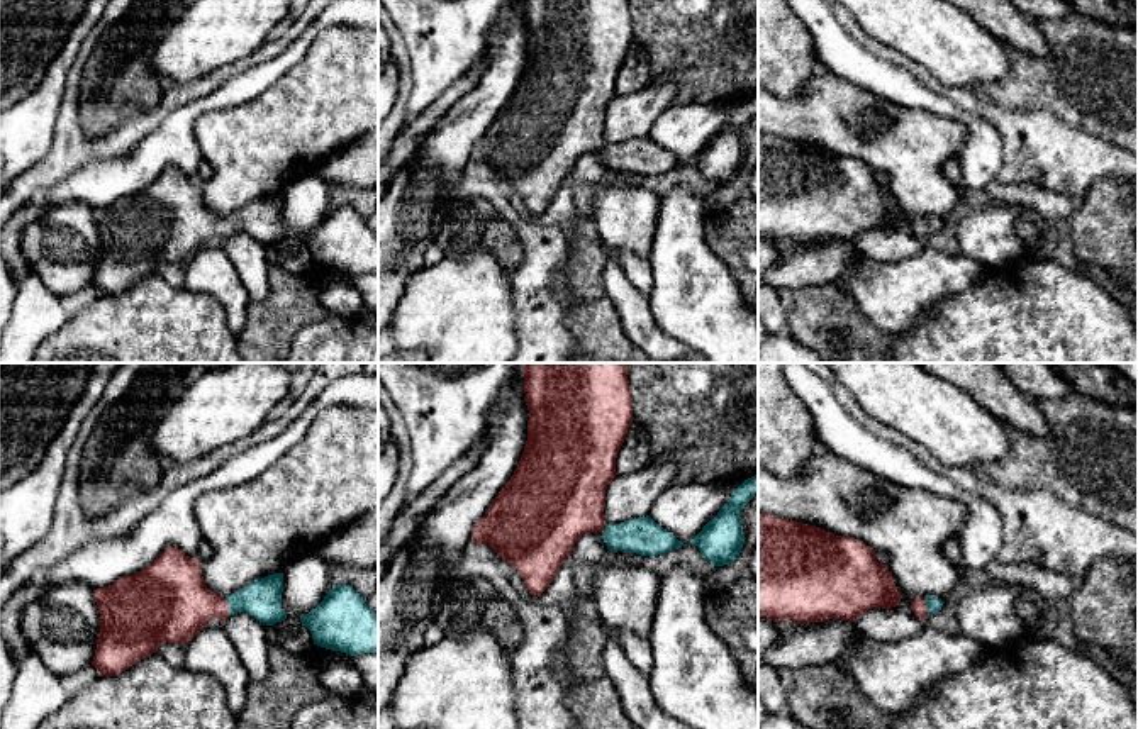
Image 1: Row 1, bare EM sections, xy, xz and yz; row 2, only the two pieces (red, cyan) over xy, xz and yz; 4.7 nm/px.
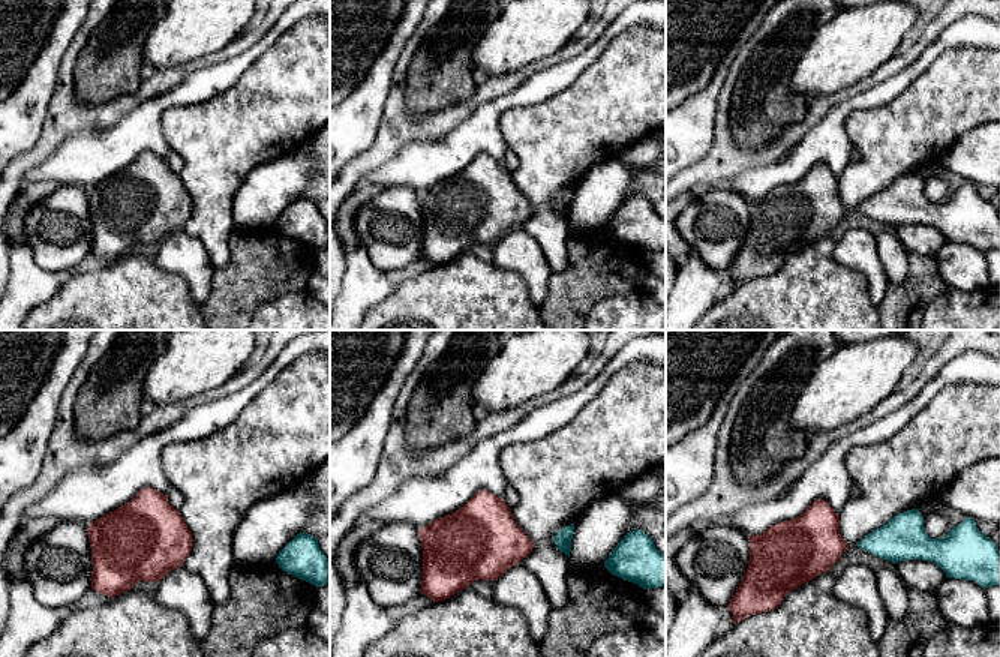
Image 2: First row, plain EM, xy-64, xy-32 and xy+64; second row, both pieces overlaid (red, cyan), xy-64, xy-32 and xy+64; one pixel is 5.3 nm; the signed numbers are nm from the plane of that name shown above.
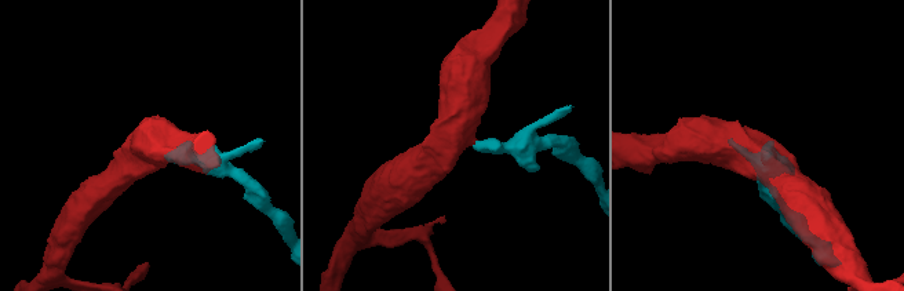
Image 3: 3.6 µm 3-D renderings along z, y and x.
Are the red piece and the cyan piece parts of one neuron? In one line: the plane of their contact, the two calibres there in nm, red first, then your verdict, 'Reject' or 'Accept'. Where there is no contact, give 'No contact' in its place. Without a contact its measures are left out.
Touches red in xy. Thickness 340 nm (red) against 190 nm. Accept

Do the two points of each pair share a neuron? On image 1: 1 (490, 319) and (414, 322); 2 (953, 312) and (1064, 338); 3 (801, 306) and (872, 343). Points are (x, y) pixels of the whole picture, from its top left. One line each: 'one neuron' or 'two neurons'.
1: one neuron
2: one neuron
3: one neuron

